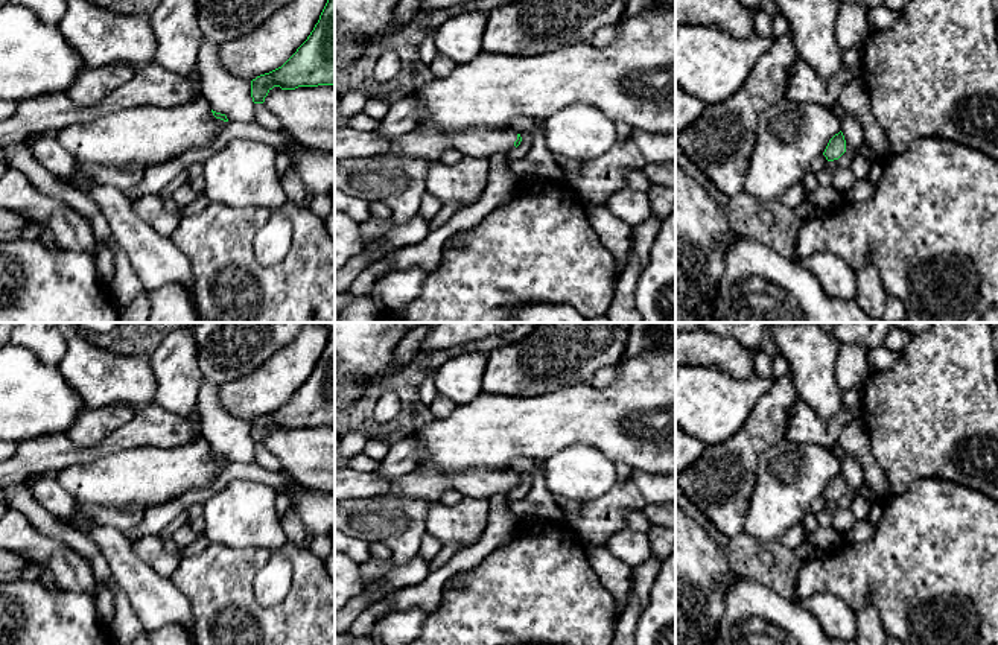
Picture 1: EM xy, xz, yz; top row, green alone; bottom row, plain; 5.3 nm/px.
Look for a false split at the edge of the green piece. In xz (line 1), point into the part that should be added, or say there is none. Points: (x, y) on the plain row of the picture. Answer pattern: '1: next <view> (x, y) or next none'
1: next xz (426, 484)

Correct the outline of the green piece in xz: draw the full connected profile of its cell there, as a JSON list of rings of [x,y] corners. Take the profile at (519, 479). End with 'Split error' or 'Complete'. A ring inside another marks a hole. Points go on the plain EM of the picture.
[[[335,464],[335,500],[348,497],[409,496],[427,502],[440,502],[449,490],[458,490],[464,497],[485,497],[517,488],[522,482],[514,472],[470,470],[461,475],[440,475],[417,469],[412,473],[385,479],[376,473],[356,472]]]. Split error

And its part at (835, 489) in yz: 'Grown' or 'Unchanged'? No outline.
Unchanged

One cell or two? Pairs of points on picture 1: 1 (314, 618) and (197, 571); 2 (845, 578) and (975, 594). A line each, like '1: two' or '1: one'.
1: one
2: one

